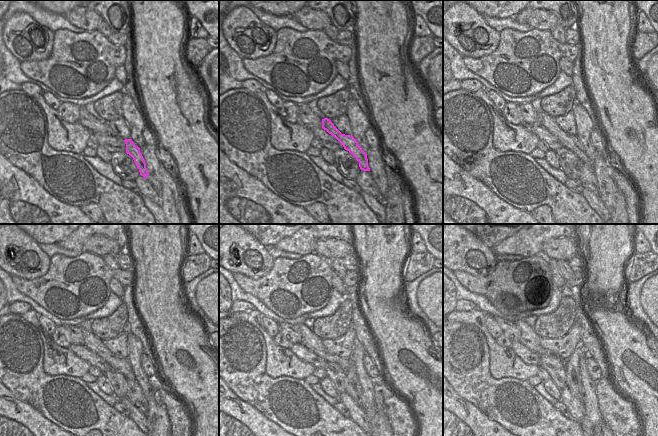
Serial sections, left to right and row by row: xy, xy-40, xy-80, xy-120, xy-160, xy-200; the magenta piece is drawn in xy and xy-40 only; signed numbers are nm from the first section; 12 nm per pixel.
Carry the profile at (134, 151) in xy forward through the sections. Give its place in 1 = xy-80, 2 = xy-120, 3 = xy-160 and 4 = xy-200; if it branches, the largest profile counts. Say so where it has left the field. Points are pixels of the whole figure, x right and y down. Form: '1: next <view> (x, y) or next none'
1: next xy-80 (571, 142)
2: next xy-120 (122, 365)
3: next xy-160 (312, 342)
4: next xy-200 (528, 337)

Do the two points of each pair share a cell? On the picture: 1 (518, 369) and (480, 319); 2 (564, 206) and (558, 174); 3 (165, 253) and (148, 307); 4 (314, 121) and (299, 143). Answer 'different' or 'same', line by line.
1: same
2: different
3: same
4: different

